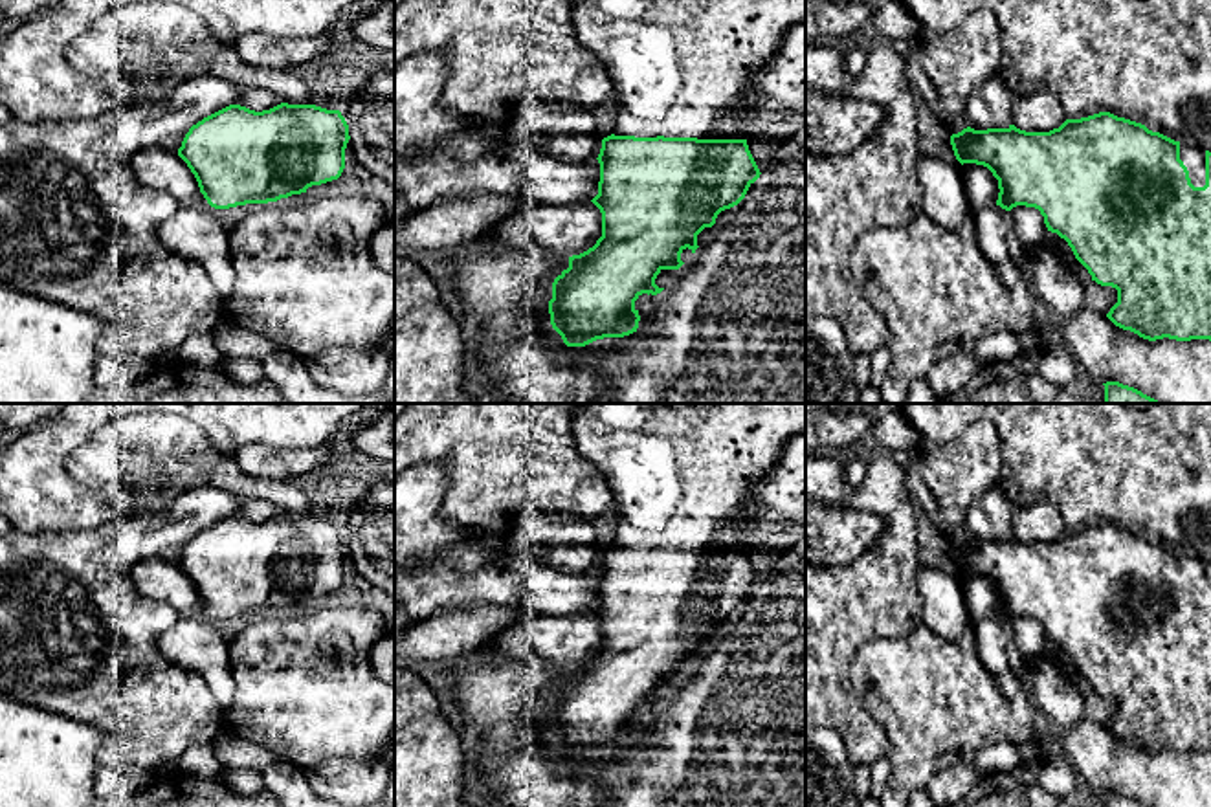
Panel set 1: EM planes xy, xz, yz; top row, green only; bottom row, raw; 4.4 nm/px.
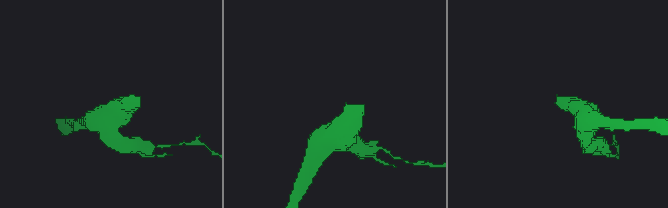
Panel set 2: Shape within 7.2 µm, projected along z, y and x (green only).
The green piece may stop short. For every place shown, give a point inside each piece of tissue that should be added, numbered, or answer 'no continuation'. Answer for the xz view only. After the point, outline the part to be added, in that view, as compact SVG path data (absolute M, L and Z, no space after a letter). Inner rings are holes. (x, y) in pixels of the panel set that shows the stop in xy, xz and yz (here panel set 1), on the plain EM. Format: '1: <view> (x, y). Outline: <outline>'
1: xz (679, 474). Outline: M582 404L574 418L578 453L607 481L617 512L615 547L635 548L697 548L697 550L747 550L765 530L763 506L752 497L752 482L778 460L782 448L796 435L805 433L805 404Z

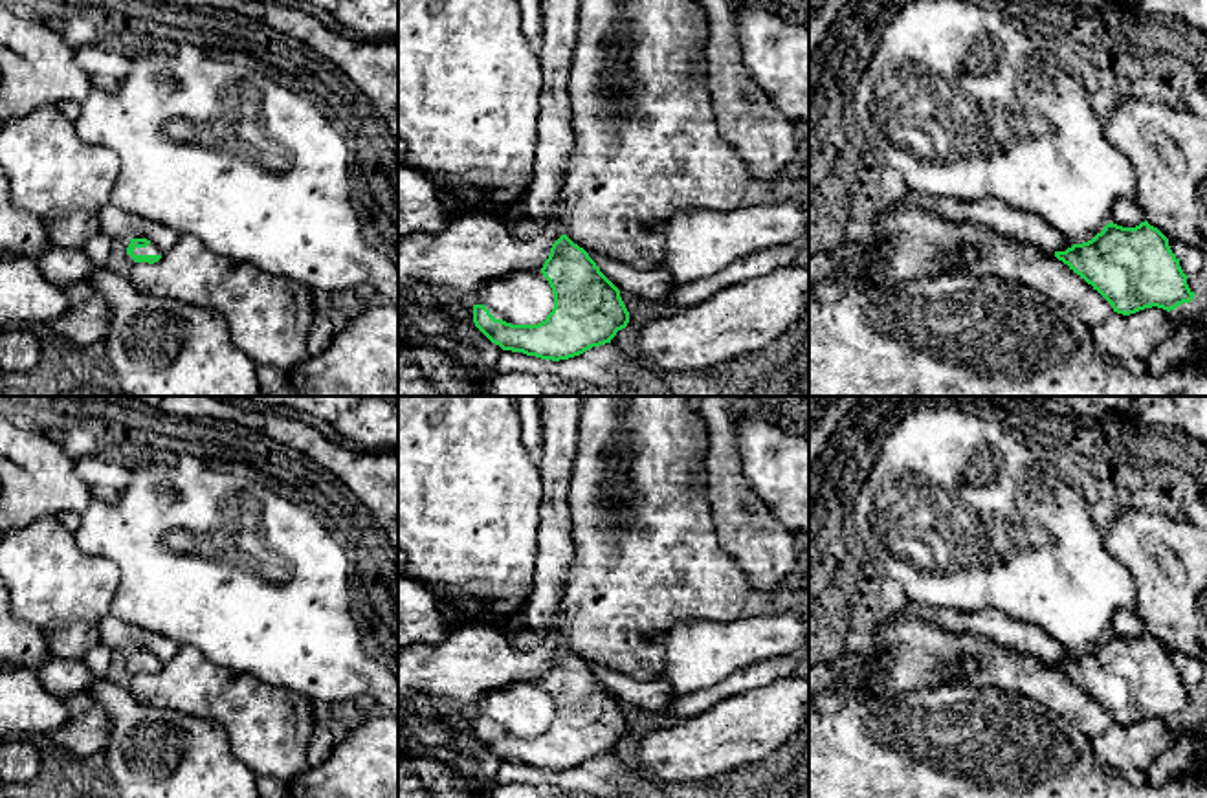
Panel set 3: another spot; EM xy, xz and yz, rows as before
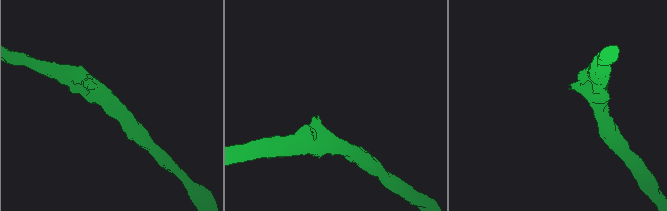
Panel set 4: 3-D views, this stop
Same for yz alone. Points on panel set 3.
no continuation

